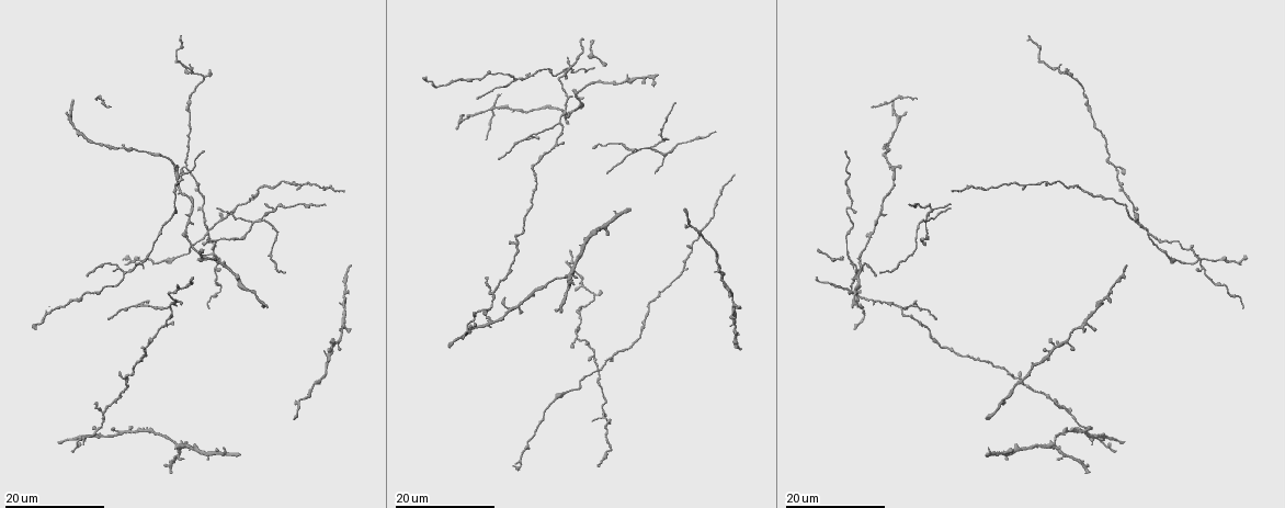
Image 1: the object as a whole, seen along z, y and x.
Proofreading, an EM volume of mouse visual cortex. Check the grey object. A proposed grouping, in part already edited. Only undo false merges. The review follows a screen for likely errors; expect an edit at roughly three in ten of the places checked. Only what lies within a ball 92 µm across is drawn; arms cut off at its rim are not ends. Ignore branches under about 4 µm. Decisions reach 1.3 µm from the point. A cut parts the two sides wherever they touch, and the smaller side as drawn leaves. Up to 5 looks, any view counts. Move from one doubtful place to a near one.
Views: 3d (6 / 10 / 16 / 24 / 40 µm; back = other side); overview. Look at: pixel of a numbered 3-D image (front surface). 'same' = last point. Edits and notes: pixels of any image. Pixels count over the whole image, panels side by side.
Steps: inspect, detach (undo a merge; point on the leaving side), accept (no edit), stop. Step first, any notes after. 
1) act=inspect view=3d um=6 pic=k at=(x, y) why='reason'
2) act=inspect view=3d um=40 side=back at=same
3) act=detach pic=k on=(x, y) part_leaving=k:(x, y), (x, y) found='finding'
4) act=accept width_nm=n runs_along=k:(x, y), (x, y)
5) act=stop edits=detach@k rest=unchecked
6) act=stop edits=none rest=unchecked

act=inspect view=3d um=24 pic=1 at=(174, 207) why='three arms meet'

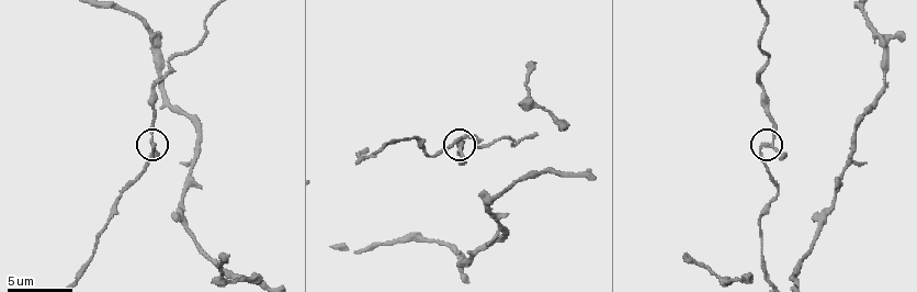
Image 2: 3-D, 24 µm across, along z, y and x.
act=inspect view=3d um=6 pic=2 at=(460, 150) why='zoom in'

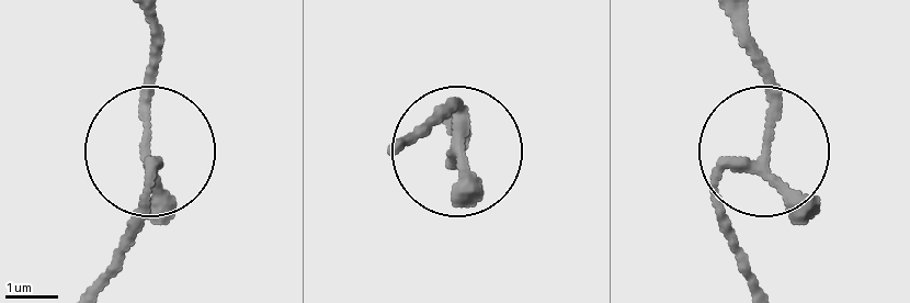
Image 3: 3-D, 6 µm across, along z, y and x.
act=accept arms=3 found='all the same cell'

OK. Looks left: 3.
act=inspect view=3d um=16 pic=1 at=(1177, 241) why='thin neck'

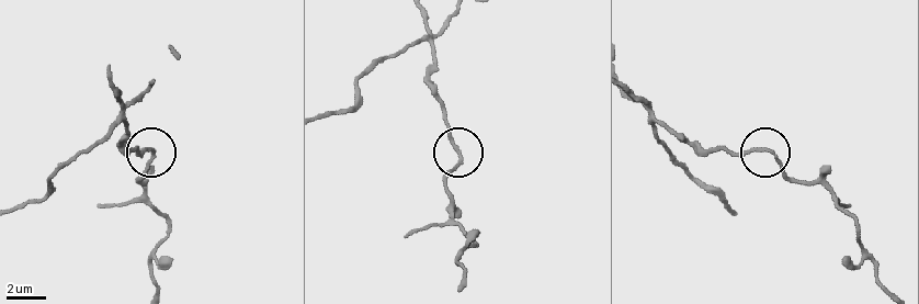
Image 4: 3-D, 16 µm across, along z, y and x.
act=inspect view=3d um=6 pic=4 at=(773, 153) why='closer look'

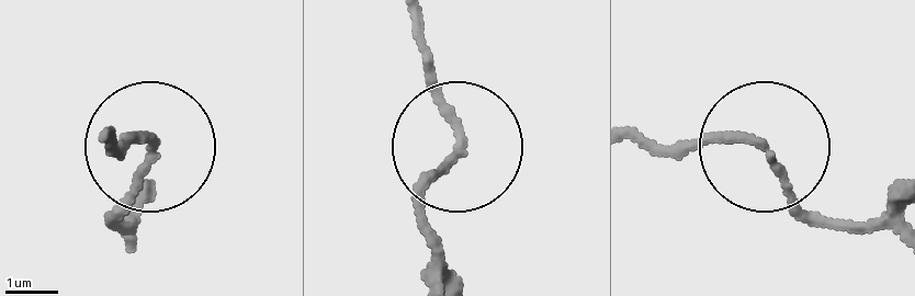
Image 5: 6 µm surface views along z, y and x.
act=accept runs_along=5:(409, 12), (458, 144), (418, 217) found='one cell here'

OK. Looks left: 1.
act=stop edits=none rest=unchecked

